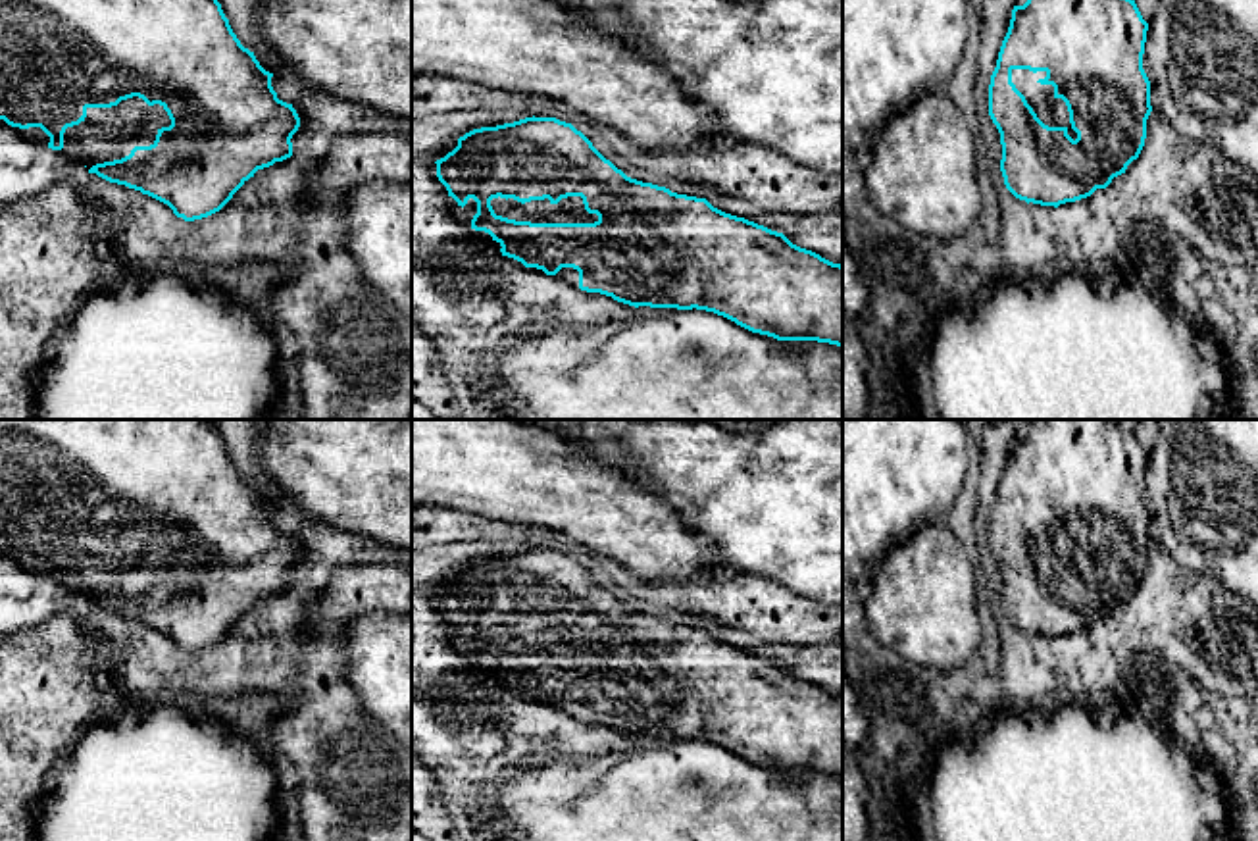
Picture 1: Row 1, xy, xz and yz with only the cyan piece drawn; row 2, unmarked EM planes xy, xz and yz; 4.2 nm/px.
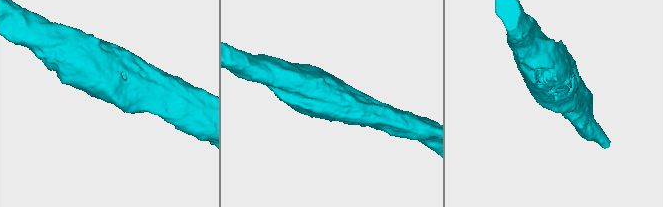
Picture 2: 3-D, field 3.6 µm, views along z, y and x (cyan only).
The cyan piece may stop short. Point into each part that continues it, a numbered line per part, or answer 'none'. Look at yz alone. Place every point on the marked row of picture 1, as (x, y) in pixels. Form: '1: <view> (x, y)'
1: yz (1053, 112)

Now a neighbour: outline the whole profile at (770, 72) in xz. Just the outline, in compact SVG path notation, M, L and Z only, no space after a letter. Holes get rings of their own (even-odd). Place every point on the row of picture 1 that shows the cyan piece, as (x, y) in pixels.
M554 0L664 67L735 142L843 173L843 0Z

